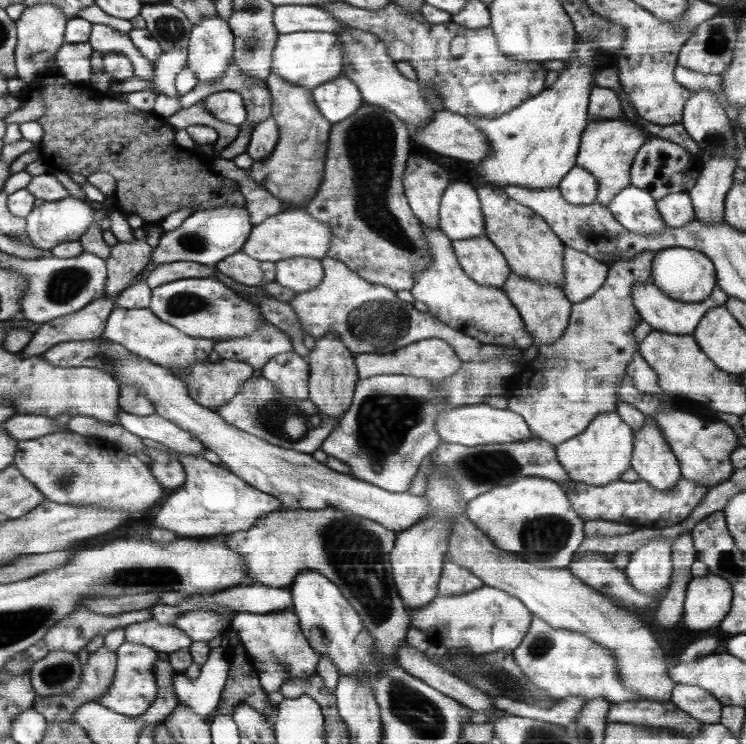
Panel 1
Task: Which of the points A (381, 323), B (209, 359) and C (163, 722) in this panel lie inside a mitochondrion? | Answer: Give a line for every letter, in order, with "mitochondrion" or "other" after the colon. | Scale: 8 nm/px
A: mitochondrion
B: other
C: other

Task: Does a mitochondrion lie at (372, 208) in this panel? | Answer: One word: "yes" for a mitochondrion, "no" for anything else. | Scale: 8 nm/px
yes

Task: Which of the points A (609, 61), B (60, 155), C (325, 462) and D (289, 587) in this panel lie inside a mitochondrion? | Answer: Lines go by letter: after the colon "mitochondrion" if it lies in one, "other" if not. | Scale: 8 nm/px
A: other
B: other
C: other
D: other

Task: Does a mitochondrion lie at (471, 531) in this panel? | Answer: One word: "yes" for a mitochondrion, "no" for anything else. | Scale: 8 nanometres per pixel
no

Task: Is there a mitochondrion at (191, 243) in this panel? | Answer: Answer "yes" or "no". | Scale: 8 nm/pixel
yes

